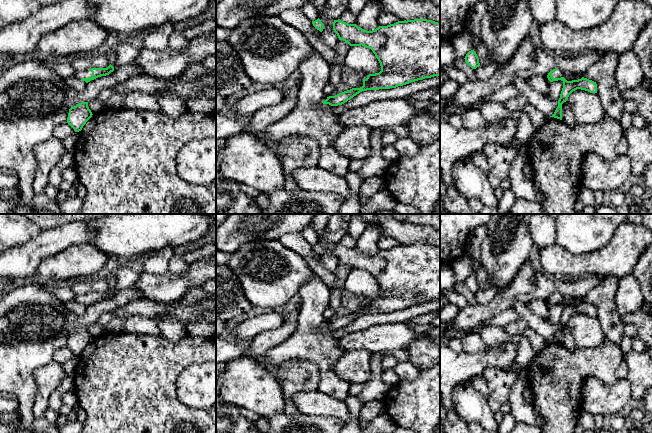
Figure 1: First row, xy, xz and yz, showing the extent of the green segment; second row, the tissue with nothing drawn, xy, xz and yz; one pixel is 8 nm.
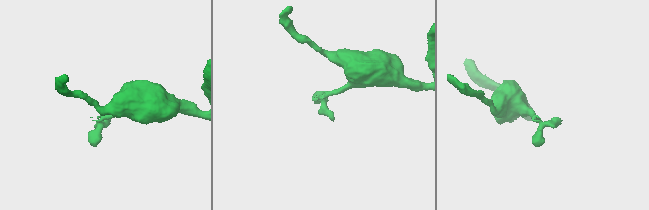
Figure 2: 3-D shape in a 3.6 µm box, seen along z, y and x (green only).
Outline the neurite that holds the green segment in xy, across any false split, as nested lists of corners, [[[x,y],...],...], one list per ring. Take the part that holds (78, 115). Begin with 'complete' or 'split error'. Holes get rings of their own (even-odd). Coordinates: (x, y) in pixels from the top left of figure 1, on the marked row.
split error | [[[81,102],[69,109],[67,122],[54,129],[53,137],[64,140],[73,135],[74,132],[82,130],[86,122],[92,117],[88,102]]]

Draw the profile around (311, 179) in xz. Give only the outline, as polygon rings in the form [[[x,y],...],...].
[[[303,167],[292,173],[299,189],[307,192],[332,192],[349,199],[352,192],[344,177],[339,177],[323,168]]]

